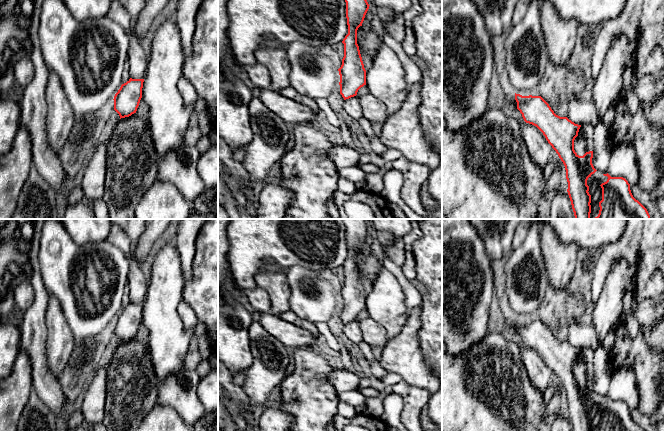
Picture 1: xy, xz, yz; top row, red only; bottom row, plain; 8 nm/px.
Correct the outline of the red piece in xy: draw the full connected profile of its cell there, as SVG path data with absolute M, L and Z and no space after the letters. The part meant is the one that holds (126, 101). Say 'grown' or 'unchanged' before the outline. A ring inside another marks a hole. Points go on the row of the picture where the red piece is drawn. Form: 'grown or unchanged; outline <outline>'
unchanged; outline M130 78L122 84L114 96L114 110L119 114L120 119L129 117L136 113L142 98L144 79Z

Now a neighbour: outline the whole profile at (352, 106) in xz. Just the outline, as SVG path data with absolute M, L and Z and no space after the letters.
M357 95L344 101L344 110L356 121L363 118L362 107Z

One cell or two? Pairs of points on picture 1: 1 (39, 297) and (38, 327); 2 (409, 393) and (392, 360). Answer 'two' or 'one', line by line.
1: one
2: two

